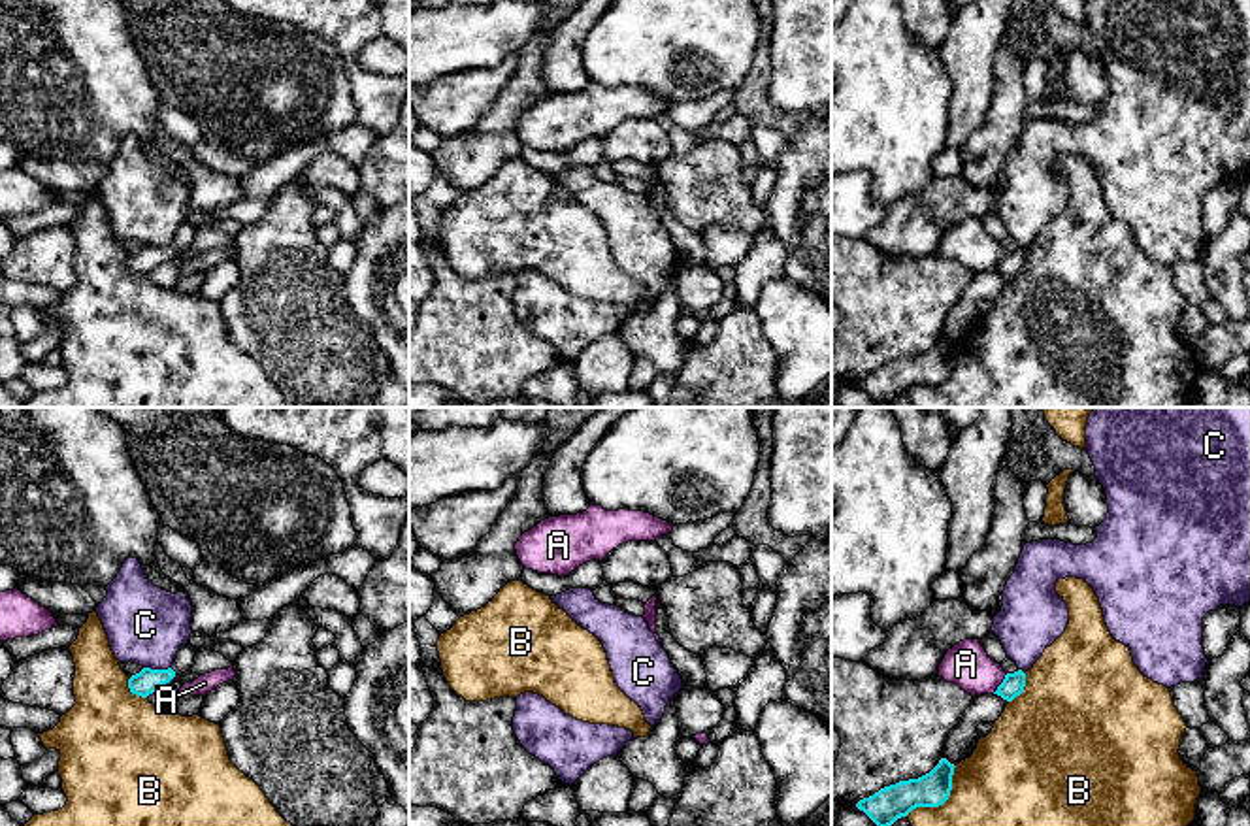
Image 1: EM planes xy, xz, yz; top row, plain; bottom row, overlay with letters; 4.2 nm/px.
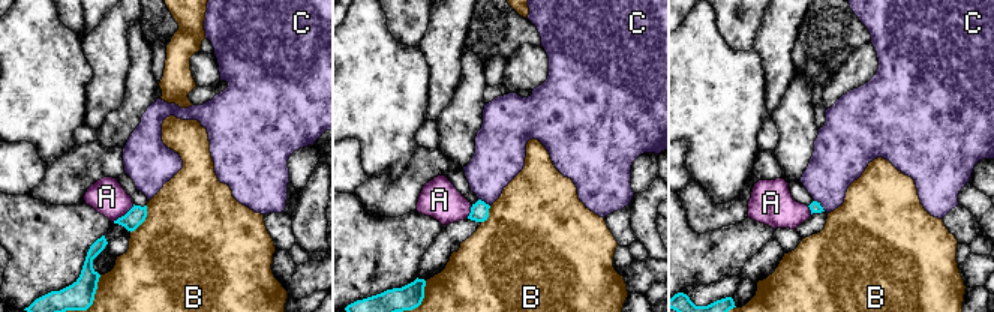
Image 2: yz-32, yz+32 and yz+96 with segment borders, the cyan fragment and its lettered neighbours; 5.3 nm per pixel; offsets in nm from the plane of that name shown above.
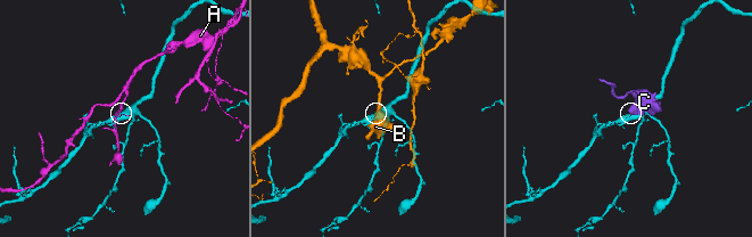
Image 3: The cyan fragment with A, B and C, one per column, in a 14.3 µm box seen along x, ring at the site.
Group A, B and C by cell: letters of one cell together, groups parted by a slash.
A / B / C

